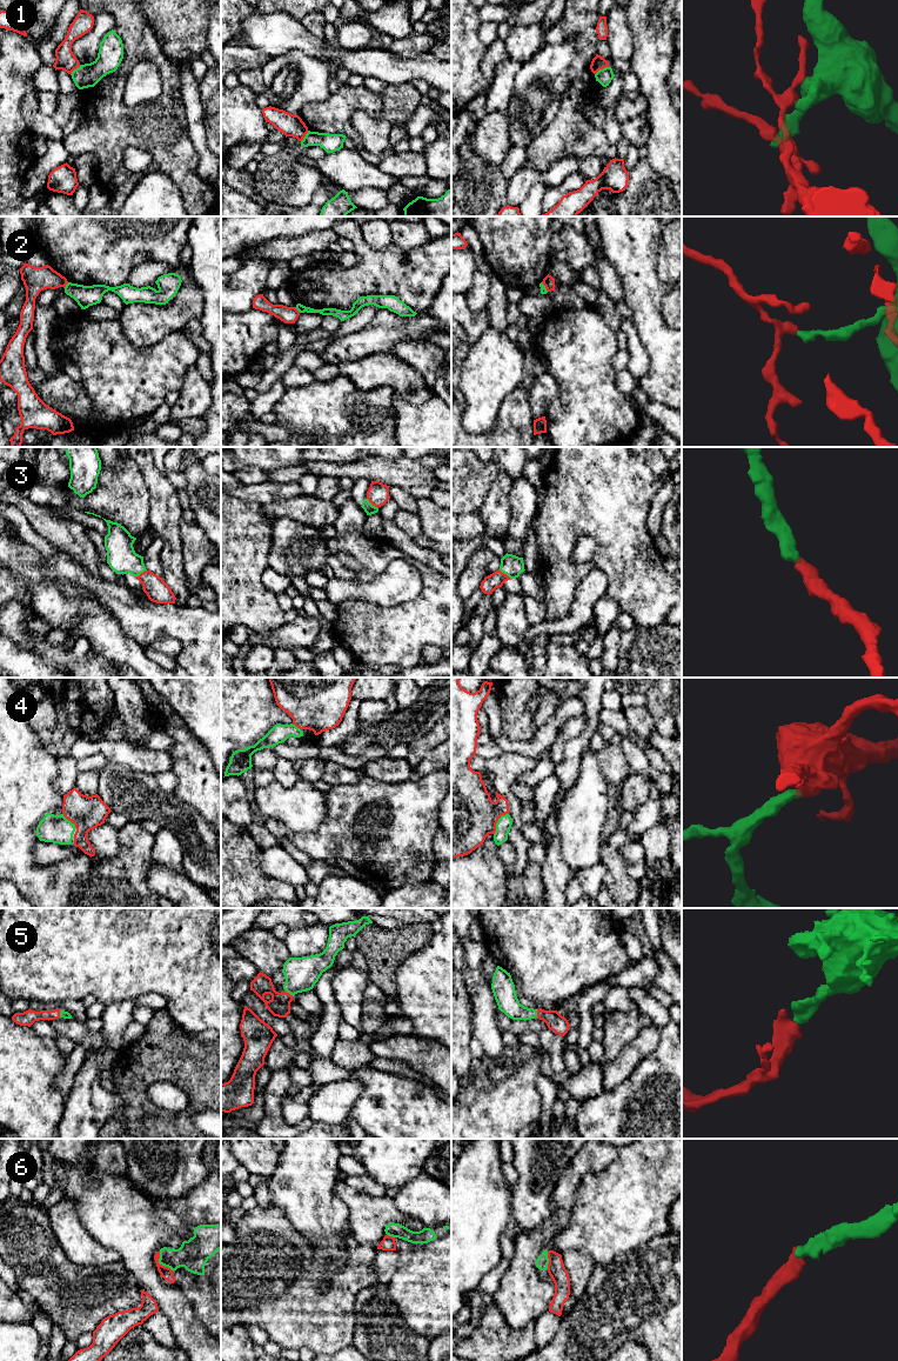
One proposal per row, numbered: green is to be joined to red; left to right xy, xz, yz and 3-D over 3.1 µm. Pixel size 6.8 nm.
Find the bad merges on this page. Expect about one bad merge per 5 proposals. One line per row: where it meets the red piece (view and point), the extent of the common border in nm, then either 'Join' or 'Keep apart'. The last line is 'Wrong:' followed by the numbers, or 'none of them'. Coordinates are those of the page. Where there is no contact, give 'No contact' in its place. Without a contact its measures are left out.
1: Touches red at yz (601, 68). Shared border 110 nm. Keep apart
2: Touches red at xy (66, 284). Shared border 50 nm. Keep apart
3: Touches red at xz (372, 504). Shared border 110 nm. Join
4: Touches red at yz (496, 822). Shared border 180 nm. Join
5: Touches red at xz (288, 993). Shared border 60 nm. Join
6: Touches red at xy (161, 1265). Shared border 170 nm. Join
Wrong: 1, 2

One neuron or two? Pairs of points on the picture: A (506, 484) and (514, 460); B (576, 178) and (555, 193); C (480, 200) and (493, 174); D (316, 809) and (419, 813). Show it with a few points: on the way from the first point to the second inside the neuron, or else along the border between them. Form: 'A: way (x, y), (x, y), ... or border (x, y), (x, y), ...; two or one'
A: border (500, 472), (506, 472), (514, 480); two
B: way (571, 182), (560, 191); one
C: way (481, 194), (481, 188), (488, 180); one
D: border (324, 793), (326, 816), (314, 831), (309, 832); two

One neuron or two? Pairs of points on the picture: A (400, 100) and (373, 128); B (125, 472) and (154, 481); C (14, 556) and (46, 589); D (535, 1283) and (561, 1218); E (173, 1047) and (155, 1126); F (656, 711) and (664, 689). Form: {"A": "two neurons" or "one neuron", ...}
{"A": "one neuron", "B": "two neurons", "C": "one neuron", "D": "one neuron", "E": "one neuron", "F": "one neuron"}

